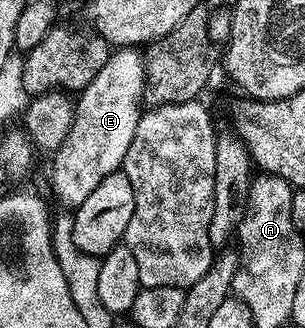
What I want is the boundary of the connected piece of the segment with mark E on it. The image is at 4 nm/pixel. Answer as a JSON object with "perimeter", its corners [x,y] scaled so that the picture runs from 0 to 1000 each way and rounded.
{"perimeter":[[[377,146],[344,183],[344,207],[305,232],[305,244],[256,290],[246,311],[246,363],[239,378],[220,387],[220,424],[203,445],[177,460],[180,497],[167,506],[167,567],[180,576],[187,601],[207,613],[220,634],[262,628],[344,549],[344,537],[380,527],[400,509],[410,488],[410,463],[423,463],[423,427],[436,427],[436,402],[449,402],[462,320],[482,271],[482,195],[472,168],[443,146]]]}

